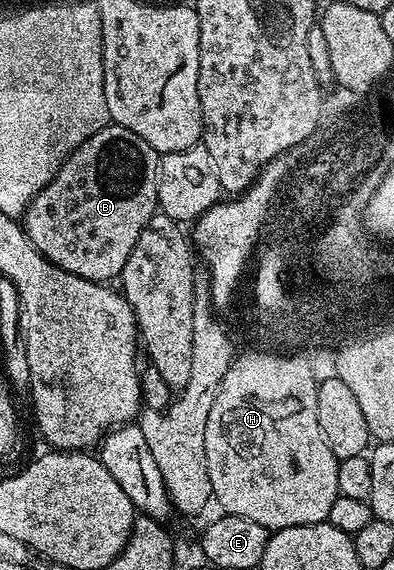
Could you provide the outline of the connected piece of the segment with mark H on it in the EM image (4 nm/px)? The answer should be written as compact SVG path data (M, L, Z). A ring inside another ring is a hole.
M269 349L262 356L257 353L249 357L245 357L242 353L236 354L217 389L217 401L213 401L213 409L209 409L209 421L205 425L205 461L209 469L214 502L216 504L219 502L226 514L249 517L249 521L257 521L257 525L265 525L271 533L290 527L327 522L329 509L333 509L333 501L337 501L340 494L337 485L339 458L333 453L333 449L329 449L329 441L325 441L325 433L321 433L321 421L317 421L317 393L320 380L315 379L315 371L311 368L311 363L310 358L301 355L293 356L290 353L278 355L275 349Z

